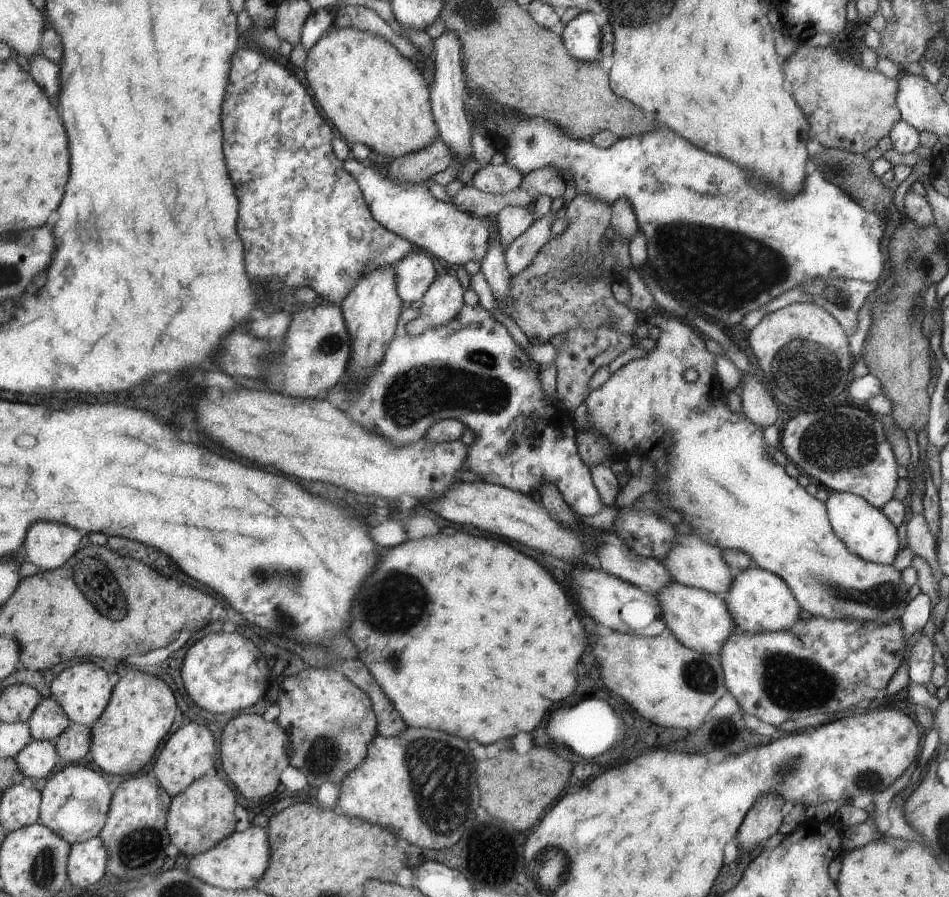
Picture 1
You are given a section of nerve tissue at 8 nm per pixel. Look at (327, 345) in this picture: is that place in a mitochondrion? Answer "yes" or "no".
yes

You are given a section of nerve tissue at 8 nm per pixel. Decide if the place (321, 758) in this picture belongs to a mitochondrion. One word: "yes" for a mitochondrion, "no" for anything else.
yes

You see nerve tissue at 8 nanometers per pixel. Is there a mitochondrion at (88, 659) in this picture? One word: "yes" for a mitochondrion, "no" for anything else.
no

